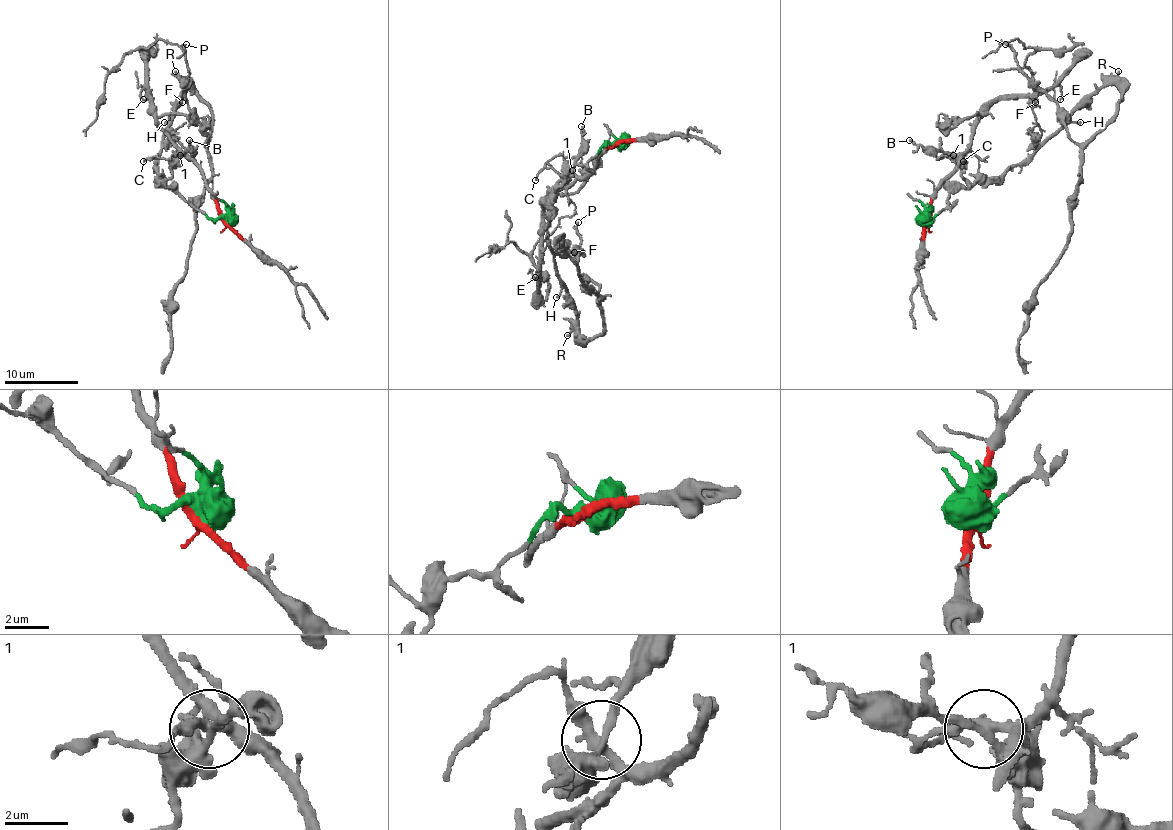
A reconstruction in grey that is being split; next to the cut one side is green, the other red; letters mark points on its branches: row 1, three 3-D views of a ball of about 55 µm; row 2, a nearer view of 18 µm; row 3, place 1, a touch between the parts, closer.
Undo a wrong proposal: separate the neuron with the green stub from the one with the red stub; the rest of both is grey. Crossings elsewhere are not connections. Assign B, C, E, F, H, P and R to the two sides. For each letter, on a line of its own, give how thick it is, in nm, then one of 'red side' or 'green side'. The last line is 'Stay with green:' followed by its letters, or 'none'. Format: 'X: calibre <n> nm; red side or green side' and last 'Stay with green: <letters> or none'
B: calibre 200 nm; green side
C: calibre 140 nm; red side
E: calibre 130 nm; red side
F: calibre 90 nm; green side
H: calibre 180 nm; green side
P: calibre 150 nm; green side
R: calibre 120 nm; green side
Stay with green: B, F, H, P, R

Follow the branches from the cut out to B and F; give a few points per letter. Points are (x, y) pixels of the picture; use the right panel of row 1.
B: (926, 221), (947, 206), (947, 199), (969, 186), (961, 175), (961, 167), (950, 155), (919, 147), (910, 140)
F: (926, 221), (1022, 166), (1102, 87), (1121, 101), (1077, 144), (1055, 101), (1035, 101)

